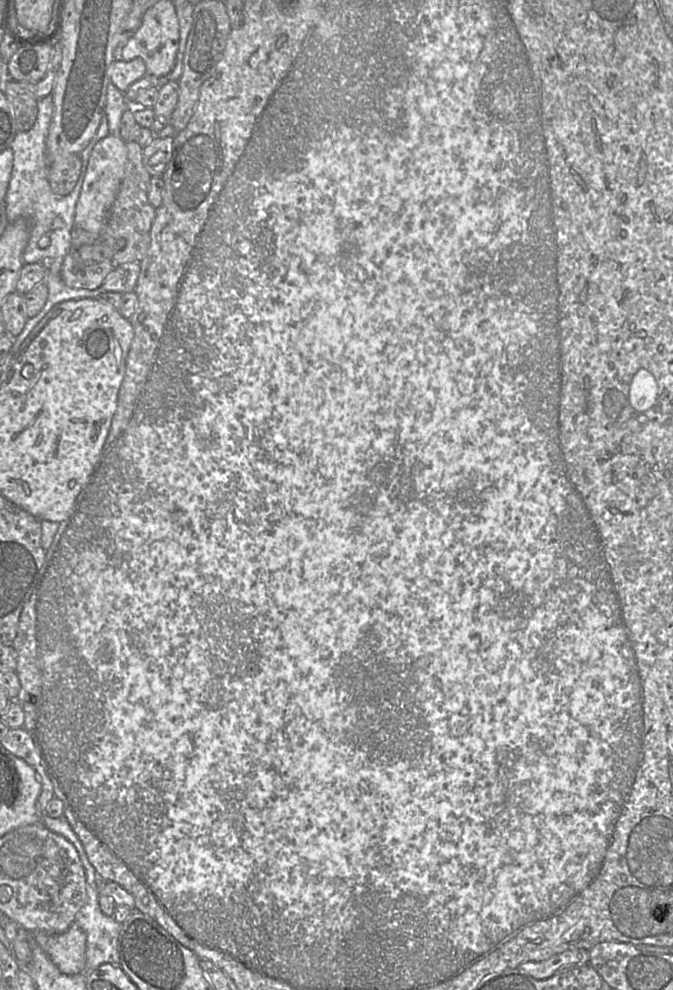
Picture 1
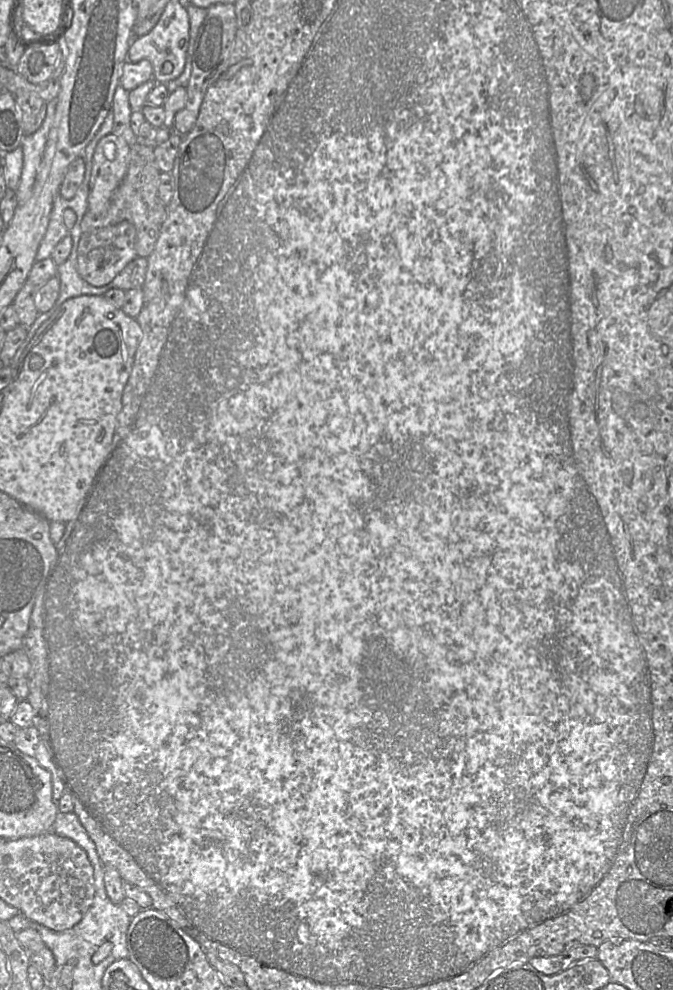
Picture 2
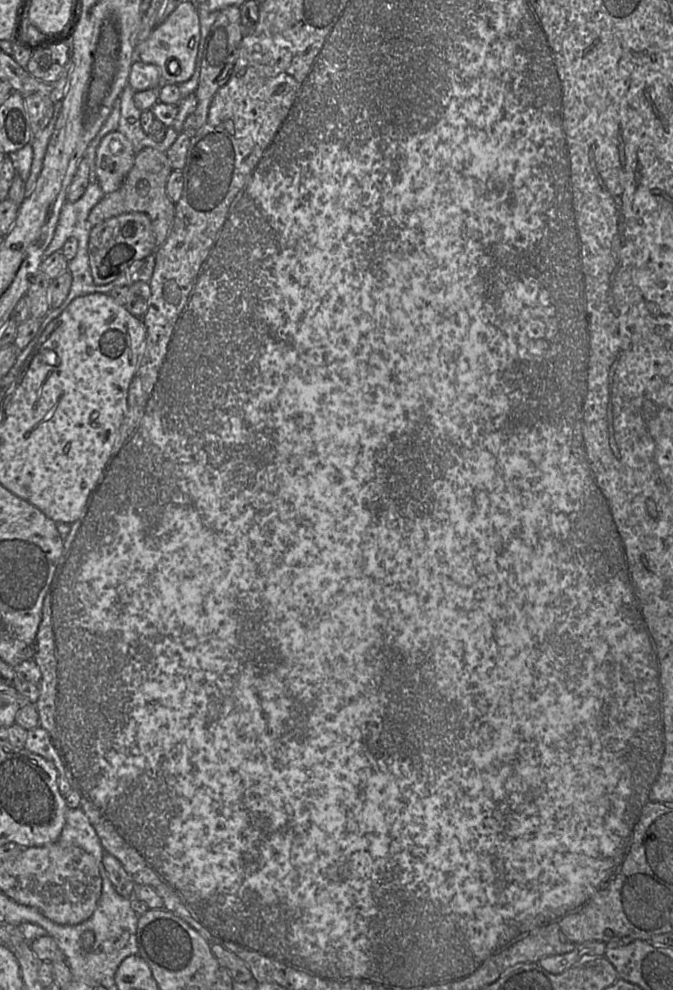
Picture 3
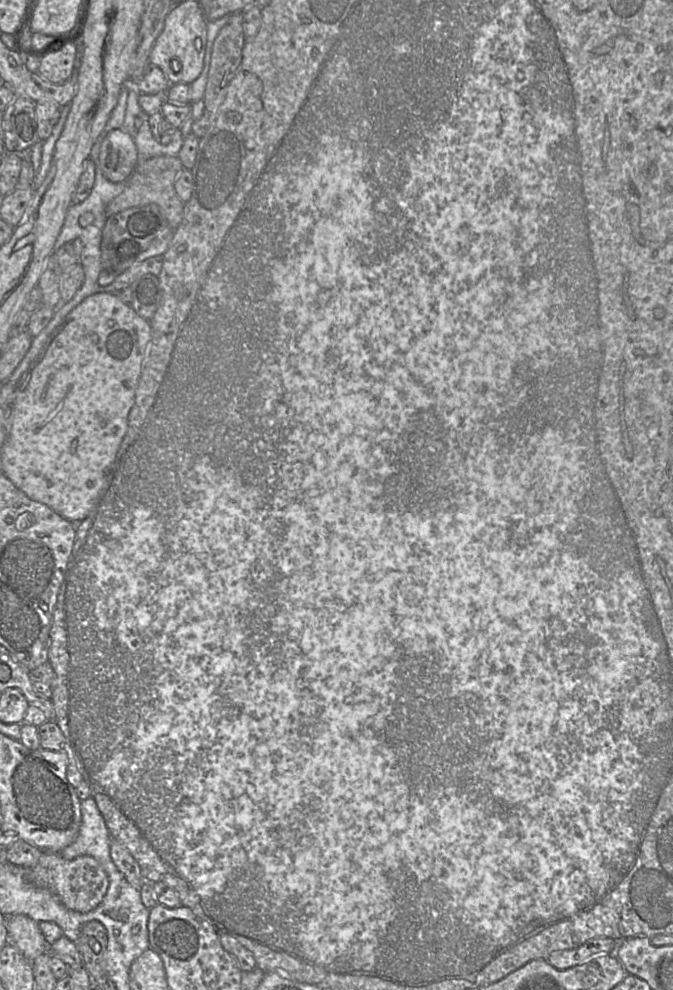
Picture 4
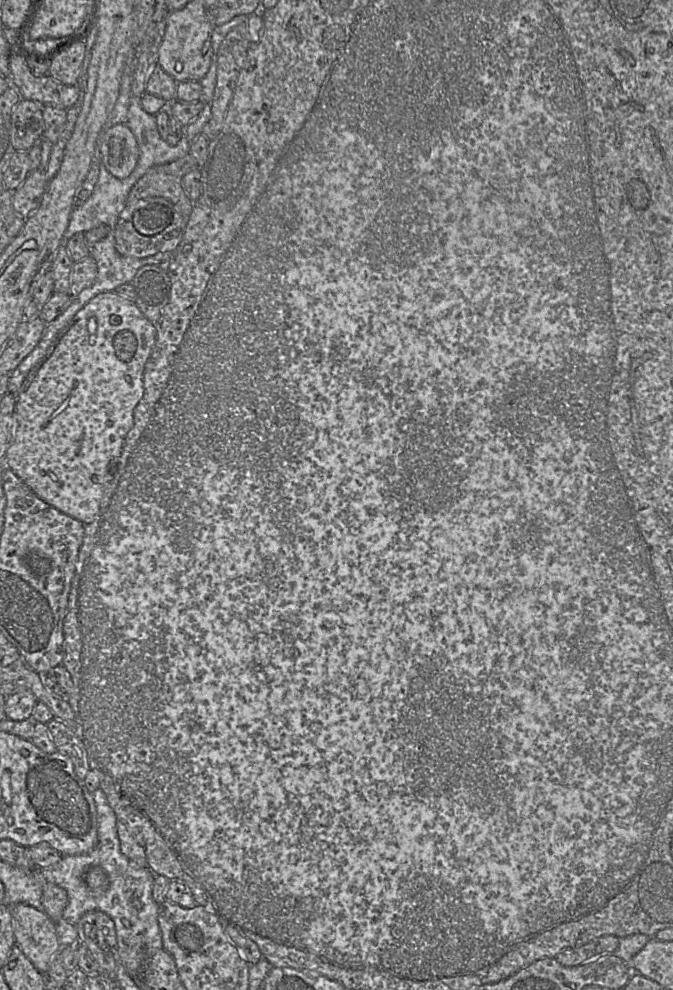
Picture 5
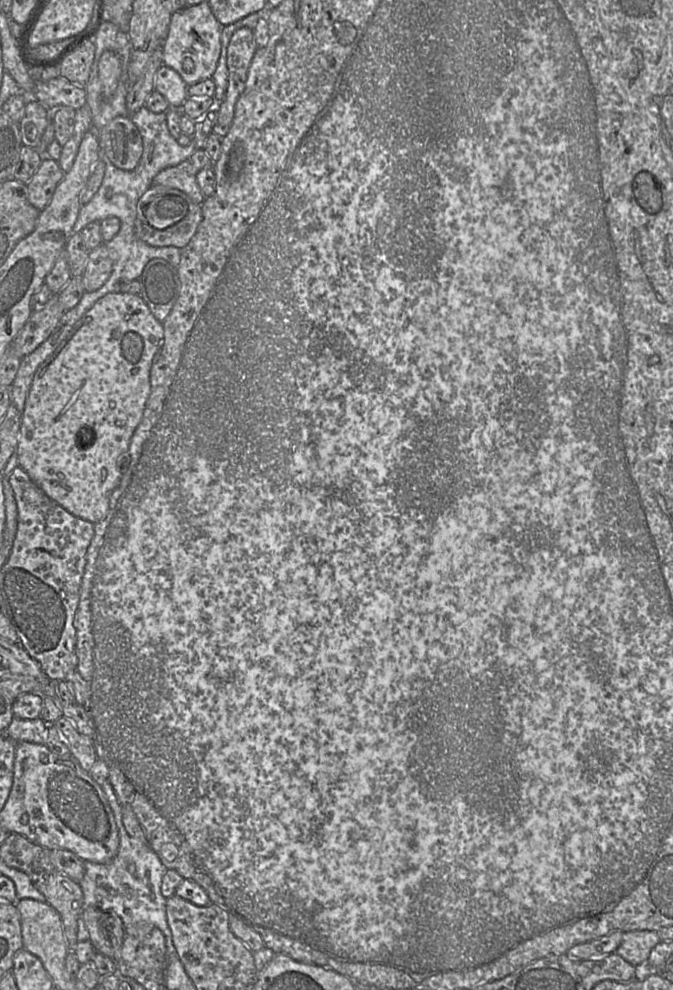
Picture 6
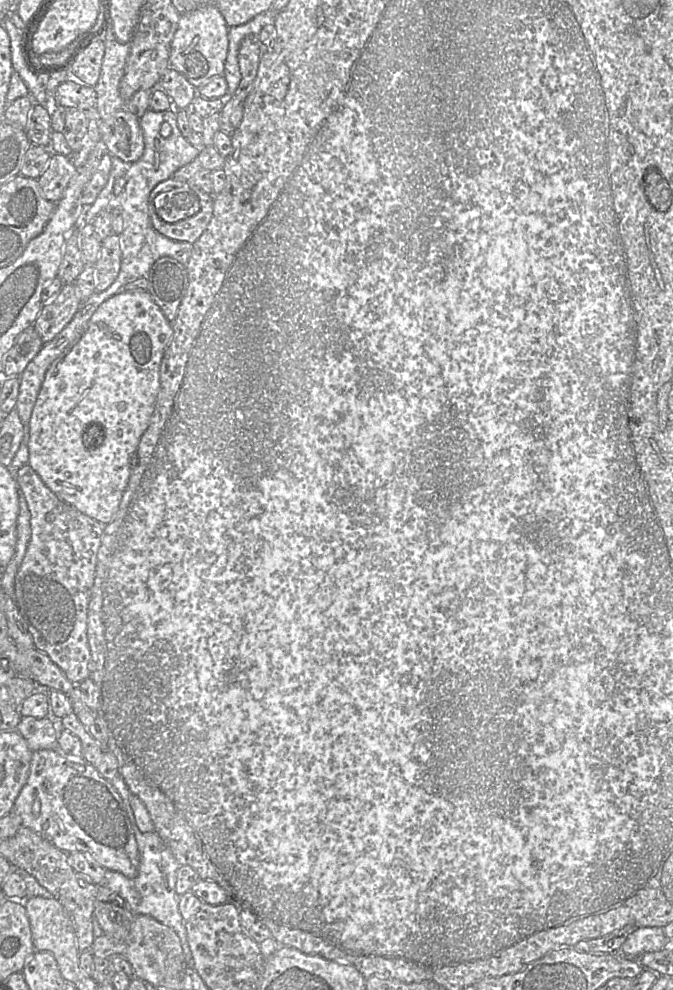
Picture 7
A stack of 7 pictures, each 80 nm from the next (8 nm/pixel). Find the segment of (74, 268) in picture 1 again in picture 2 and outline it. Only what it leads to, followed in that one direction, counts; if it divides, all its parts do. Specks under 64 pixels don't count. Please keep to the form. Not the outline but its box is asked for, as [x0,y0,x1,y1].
[77,221,138,286]

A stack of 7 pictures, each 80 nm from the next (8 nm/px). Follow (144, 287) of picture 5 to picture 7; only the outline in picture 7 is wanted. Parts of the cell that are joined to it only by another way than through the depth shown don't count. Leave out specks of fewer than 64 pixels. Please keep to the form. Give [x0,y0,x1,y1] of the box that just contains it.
[146,257,188,321]

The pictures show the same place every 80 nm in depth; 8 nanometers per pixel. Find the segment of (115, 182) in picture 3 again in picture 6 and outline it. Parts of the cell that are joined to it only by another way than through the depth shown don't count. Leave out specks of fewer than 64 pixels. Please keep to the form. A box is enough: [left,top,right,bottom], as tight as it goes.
[99,116,143,170]

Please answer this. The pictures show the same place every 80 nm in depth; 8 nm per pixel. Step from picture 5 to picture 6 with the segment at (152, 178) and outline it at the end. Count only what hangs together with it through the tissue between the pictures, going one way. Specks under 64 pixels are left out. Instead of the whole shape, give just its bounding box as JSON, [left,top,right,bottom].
[152,149,214,203]

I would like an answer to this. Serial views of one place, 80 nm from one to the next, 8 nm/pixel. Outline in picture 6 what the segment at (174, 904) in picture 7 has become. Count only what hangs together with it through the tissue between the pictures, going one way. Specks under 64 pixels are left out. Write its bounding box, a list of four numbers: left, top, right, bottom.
[80,813,177,956]

